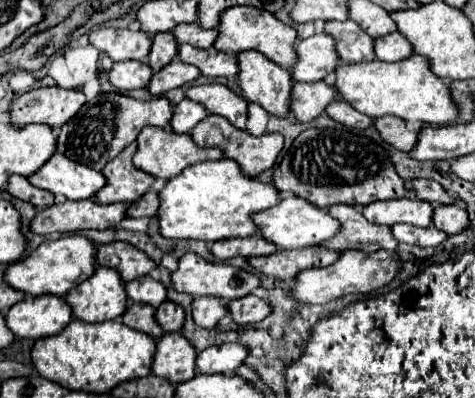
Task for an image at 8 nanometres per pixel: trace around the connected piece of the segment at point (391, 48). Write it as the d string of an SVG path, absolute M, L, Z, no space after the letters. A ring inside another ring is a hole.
M390 33L374 41L374 53L380 61L402 61L414 51L410 41L402 33Z

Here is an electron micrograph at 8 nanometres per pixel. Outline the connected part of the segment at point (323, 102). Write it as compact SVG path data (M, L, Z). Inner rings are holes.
M324 81L294 83L292 89L292 113L298 121L308 123L324 113L324 109L338 99L336 87Z

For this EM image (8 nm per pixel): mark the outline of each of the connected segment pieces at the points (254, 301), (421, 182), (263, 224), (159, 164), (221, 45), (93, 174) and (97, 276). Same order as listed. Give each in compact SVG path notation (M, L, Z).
M248 295L244 299L230 301L228 311L232 313L232 317L238 325L254 325L254 323L266 319L272 313L272 307L264 299L260 299L256 295Z
M416 179L412 189L418 193L418 199L424 199L424 201L434 203L434 205L458 203L458 199L452 197L448 191L444 191L444 187L440 187L440 183L430 181L430 179Z
M286 195L276 207L270 207L268 211L260 211L260 215L252 215L252 217L260 227L260 235L272 241L274 245L278 245L278 249L302 249L324 243L334 235L338 235L342 227L340 221L334 219L326 209L320 209L298 195Z
M144 127L138 135L138 151L134 155L134 163L142 171L168 181L174 175L182 173L182 169L186 169L188 165L194 165L206 159L220 159L222 155L224 153L218 147L198 147L188 133L174 133L170 129L160 129L160 127Z
M230 7L228 13L224 13L220 17L220 35L214 43L214 47L218 51L224 51L224 53L242 53L242 51L250 51L250 49L256 49L260 53L264 53L268 59L272 59L274 63L278 63L280 67L288 69L294 67L294 63L298 61L298 53L294 49L294 43L296 43L296 29L282 23L280 19L276 19L272 13L264 11L264 9L256 9L256 7Z
M62 153L52 155L44 167L28 177L34 187L52 191L54 195L62 193L68 199L92 199L104 187L106 177L82 163L76 163Z
M98 267L88 281L68 291L66 303L72 307L78 319L88 323L102 323L122 317L128 297L124 291L124 281L120 279L120 271Z

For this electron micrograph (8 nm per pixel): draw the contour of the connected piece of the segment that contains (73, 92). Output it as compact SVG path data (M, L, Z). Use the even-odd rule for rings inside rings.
M40 87L32 89L12 101L10 113L14 125L28 123L46 123L54 129L62 127L80 107L86 103L86 97L80 89L62 89L62 87Z

